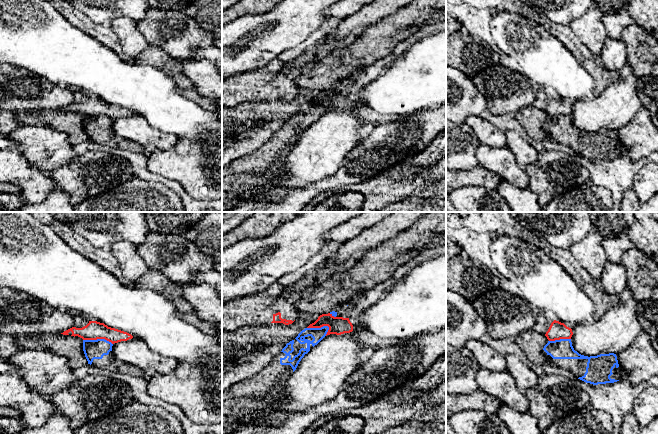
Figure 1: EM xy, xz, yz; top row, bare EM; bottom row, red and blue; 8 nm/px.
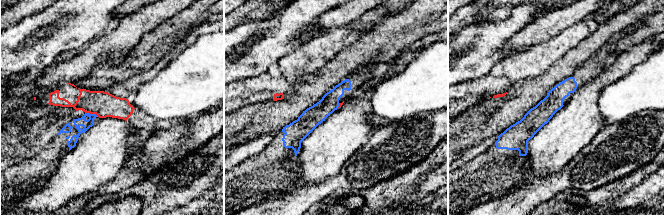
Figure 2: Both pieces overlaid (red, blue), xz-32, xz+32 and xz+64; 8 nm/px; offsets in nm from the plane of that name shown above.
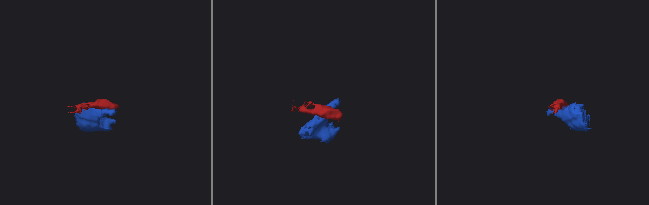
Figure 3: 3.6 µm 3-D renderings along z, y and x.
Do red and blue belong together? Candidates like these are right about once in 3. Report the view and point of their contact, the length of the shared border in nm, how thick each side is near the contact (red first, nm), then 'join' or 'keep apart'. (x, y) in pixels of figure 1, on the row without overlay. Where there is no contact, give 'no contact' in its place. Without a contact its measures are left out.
meets red in xz at (319, 103); contact 180 nm long; 140 nm thick on the red side, 100 nm on the other; keep apart

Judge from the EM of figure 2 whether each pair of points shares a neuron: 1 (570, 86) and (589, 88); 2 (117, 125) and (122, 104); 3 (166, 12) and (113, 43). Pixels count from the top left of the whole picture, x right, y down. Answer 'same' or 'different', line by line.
1: different
2: different
3: same

